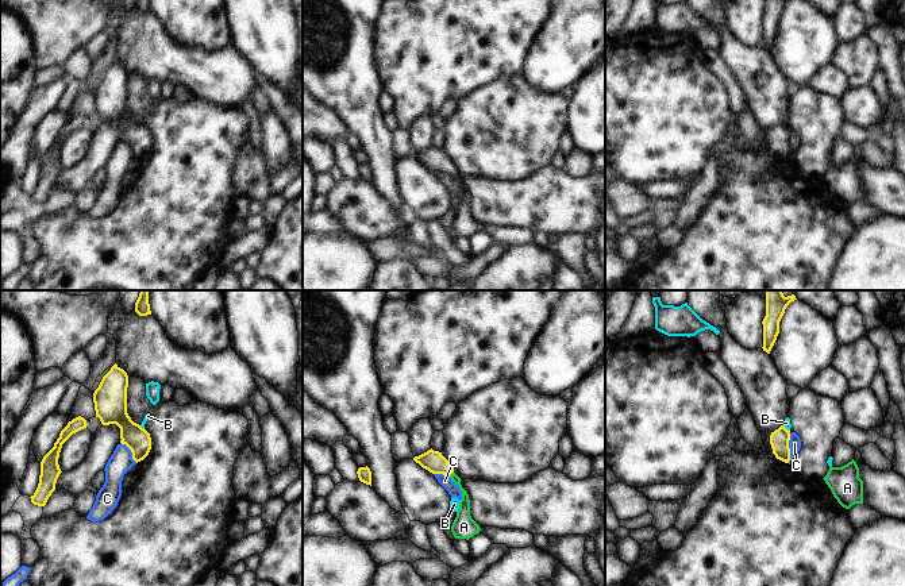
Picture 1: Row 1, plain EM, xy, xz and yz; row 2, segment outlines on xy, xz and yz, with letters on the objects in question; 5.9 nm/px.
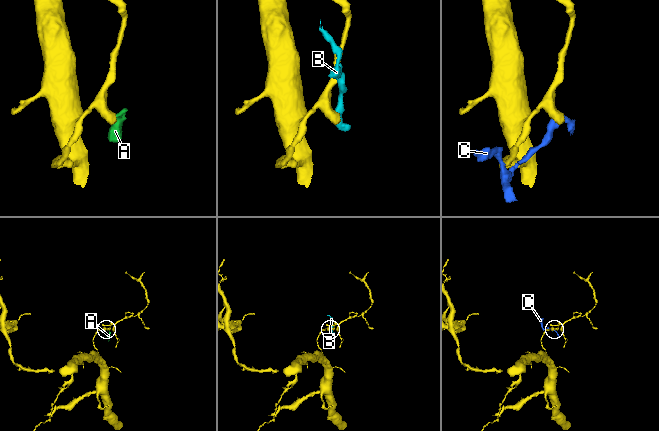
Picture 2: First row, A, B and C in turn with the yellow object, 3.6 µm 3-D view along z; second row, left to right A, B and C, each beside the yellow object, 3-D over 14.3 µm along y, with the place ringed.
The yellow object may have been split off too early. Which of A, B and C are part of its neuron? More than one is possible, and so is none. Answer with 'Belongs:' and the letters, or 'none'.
Belongs: A

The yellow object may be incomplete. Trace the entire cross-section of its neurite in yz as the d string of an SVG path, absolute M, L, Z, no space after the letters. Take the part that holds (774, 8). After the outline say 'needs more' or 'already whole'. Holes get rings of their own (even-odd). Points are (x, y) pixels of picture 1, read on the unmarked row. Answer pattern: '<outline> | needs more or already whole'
M766 0L763 22L763 49L770 51L779 31L779 19L790 0Z | already whole

